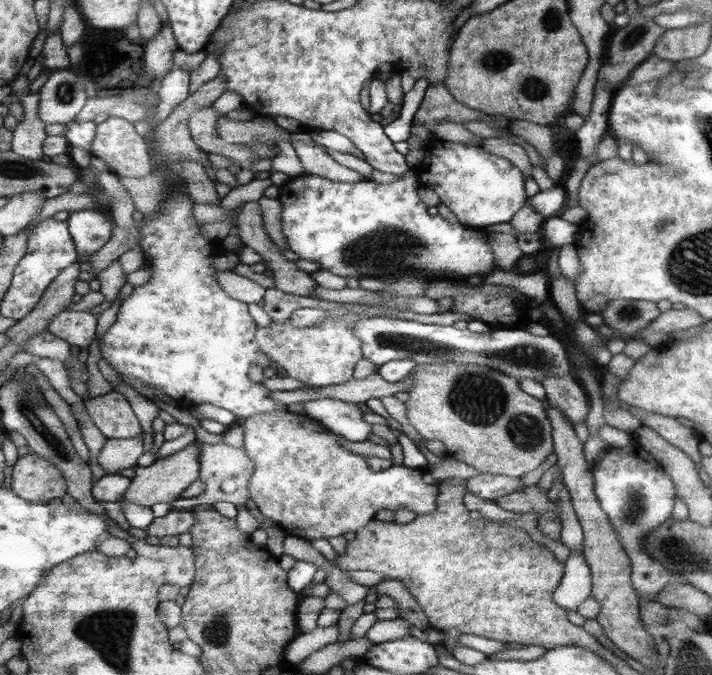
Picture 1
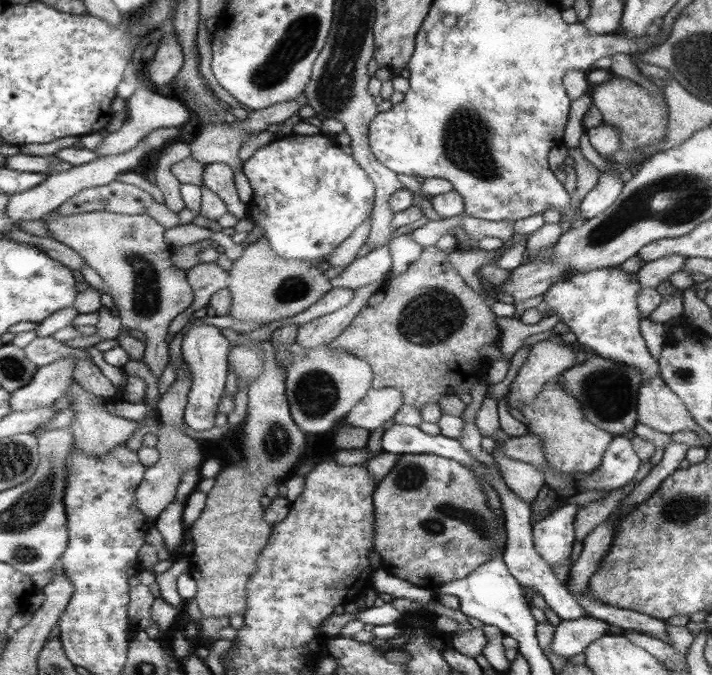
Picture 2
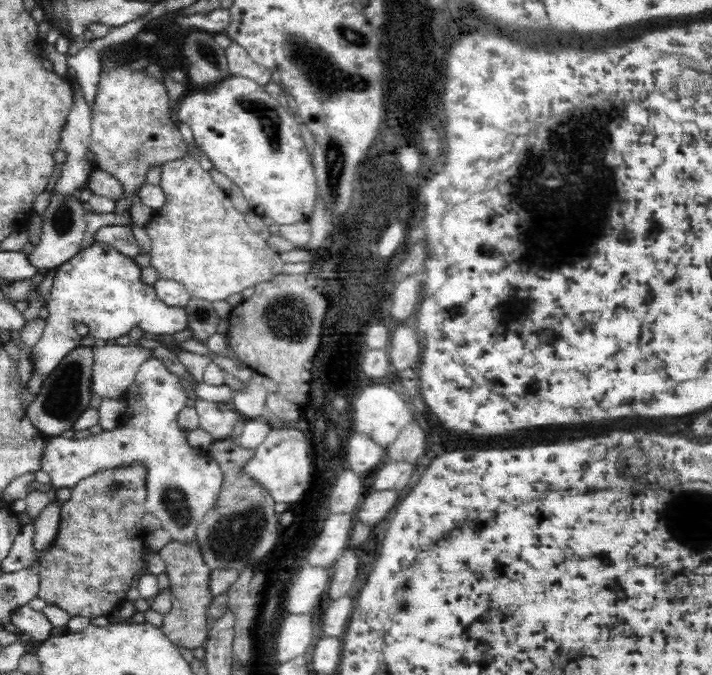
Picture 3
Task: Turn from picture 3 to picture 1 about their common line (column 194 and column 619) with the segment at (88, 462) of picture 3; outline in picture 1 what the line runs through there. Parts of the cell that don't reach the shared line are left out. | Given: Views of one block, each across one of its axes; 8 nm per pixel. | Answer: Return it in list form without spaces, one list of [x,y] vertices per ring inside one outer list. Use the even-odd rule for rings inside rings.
[[[634,437],[625,448],[610,448],[609,454],[593,465],[596,498],[610,517],[611,524],[626,553],[631,557],[631,580],[640,599],[656,601],[656,594],[666,588],[672,574],[657,560],[643,552],[643,538],[671,518],[675,483],[659,462],[647,453]]]

